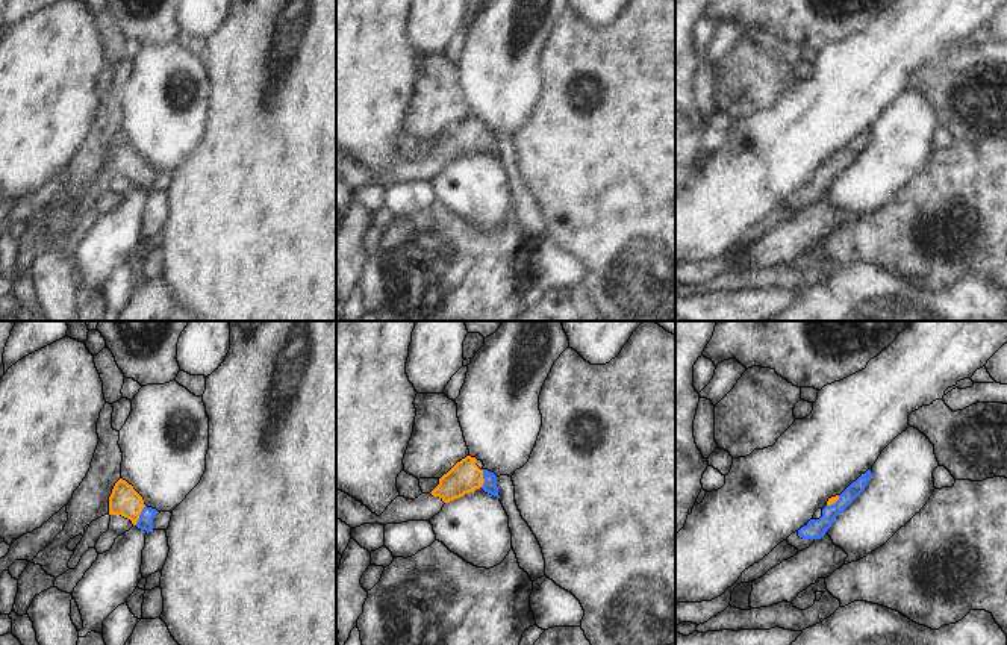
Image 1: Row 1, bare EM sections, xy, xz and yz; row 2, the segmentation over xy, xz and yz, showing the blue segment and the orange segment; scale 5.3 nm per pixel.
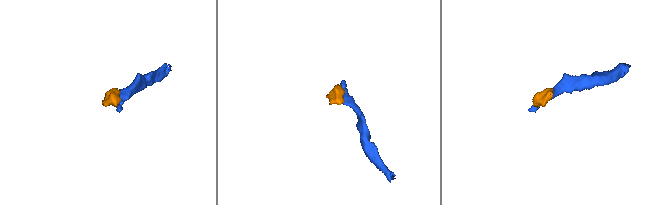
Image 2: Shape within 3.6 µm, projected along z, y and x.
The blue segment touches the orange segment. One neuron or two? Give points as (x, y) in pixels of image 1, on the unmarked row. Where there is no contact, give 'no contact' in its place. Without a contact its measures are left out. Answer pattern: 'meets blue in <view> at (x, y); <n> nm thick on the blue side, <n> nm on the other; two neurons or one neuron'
meets blue in xy at (140, 176); 80 nm thick on the blue side, 160 nm on the other; one neuron

